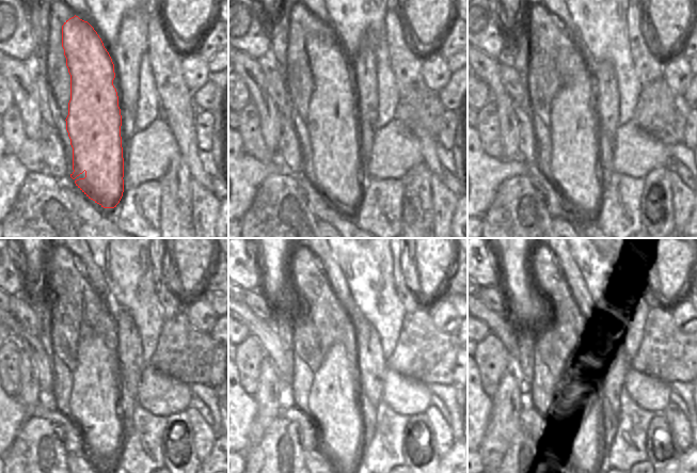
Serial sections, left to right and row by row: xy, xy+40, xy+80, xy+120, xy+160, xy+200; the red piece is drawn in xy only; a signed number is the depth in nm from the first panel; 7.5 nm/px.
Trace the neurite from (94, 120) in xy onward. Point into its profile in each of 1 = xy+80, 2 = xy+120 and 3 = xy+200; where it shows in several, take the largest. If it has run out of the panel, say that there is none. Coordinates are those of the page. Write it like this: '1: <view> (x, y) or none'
1: xy+80 (574, 148)
2: xy+120 (96, 381)
3: xy+200 (576, 383)

